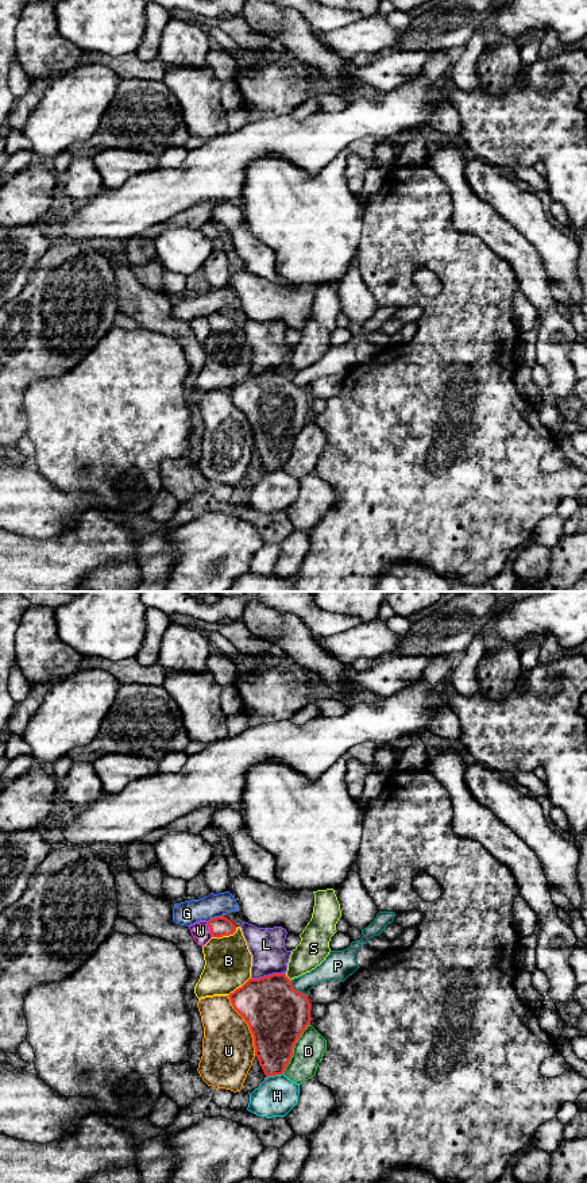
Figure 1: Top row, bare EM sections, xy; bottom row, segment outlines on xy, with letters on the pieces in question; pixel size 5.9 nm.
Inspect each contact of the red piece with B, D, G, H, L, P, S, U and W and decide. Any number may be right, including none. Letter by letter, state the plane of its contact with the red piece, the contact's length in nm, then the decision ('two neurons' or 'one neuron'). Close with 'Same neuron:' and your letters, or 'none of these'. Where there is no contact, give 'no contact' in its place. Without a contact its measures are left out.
B: xy | 170 nm | two neurons
D: xy | 340 nm | two neurons
G: xy | 110 nm | two neurons
H: xy | 110 nm | two neurons
L: xy | 220 nm | two neurons
P: xy | 140 nm | two neurons
S: xy | 50 nm | two neurons
U: xy | 400 nm | two neurons
W: xy | 90 nm | two neurons
Same neuron: none of these

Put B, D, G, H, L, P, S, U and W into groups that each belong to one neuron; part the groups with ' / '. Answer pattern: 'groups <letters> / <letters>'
groups B / D / G / H P / L / S / U / W

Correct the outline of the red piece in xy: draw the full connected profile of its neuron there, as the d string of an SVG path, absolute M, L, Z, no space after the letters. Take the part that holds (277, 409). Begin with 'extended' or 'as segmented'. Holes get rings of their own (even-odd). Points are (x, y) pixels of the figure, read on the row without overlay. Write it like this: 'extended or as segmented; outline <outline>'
as segmented; outline M273 369L250 373L228 392L250 421L255 451L266 473L282 470L294 439L310 420L308 390L294 385L285 369Z

